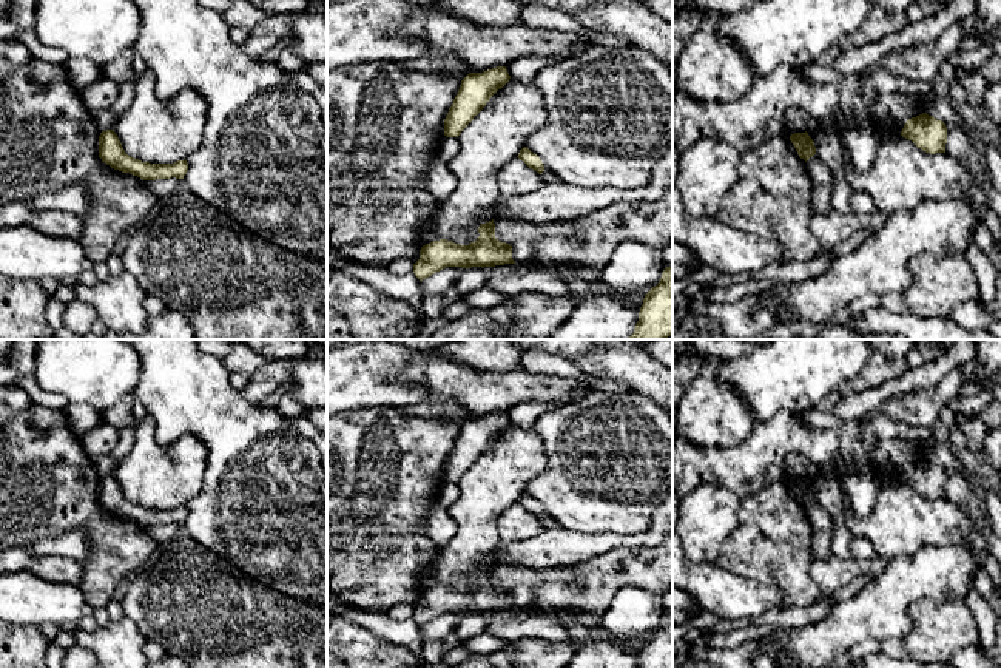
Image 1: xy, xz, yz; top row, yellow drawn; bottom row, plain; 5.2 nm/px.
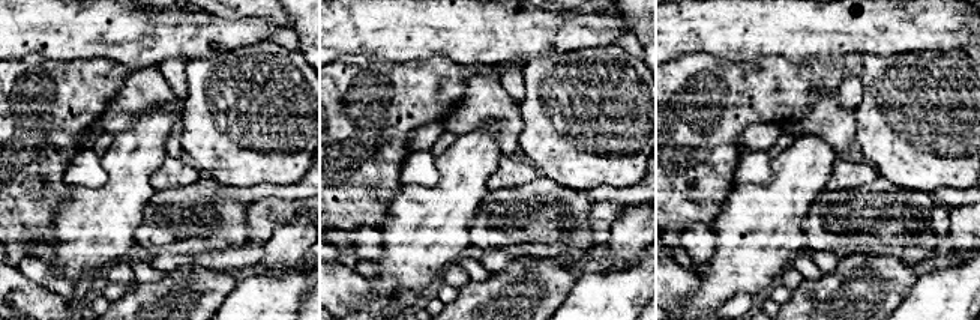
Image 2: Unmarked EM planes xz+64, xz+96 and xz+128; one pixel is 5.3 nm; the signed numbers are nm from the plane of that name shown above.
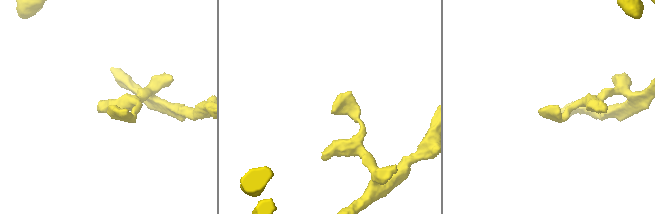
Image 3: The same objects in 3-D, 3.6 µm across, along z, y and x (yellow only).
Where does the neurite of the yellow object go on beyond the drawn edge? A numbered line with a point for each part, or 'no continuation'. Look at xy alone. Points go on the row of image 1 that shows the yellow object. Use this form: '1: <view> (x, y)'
no continuation

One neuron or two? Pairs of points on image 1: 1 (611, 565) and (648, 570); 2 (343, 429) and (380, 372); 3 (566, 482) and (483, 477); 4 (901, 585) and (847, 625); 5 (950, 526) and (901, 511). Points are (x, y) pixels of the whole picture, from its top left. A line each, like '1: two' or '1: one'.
1: one
2: two
3: two
4: one
5: one

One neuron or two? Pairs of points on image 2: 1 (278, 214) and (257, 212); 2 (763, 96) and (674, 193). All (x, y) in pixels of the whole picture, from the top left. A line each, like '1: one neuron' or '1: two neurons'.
1: one neuron
2: one neuron

